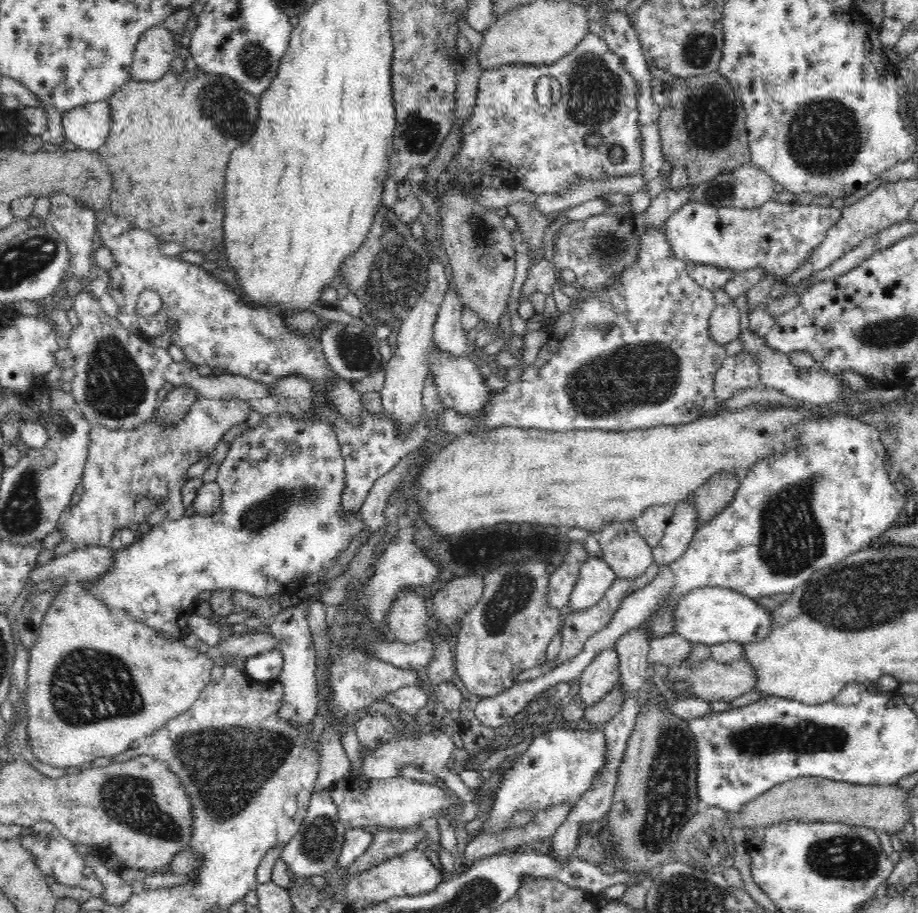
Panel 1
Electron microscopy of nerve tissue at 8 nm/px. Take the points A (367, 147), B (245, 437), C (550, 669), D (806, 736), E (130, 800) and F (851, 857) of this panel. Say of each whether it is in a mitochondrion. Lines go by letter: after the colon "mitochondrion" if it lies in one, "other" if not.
A: other
B: other
C: other
D: mitochondrion
E: mitochondrion
F: mitochondrion

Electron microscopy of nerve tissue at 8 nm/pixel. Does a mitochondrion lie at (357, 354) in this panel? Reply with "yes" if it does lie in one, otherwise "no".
yes

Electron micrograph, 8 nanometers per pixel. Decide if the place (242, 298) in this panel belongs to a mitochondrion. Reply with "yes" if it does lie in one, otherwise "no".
no

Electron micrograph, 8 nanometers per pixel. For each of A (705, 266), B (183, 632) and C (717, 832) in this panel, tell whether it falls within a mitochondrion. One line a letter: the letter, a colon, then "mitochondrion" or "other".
A: other
B: other
C: other

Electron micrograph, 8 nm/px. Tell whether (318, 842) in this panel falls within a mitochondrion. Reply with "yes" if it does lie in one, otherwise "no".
yes

